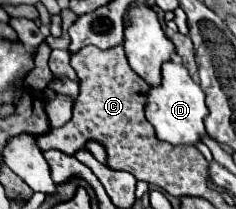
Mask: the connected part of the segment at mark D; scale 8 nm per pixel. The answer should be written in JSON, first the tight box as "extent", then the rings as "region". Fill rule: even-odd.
{"extent":[145,62,209,146],"region":[[[165,62],[163,64],[163,82],[159,88],[151,88],[149,100],[145,106],[145,116],[153,124],[157,138],[173,144],[173,146],[195,146],[201,142],[205,134],[205,116],[209,114],[205,106],[205,96],[197,82],[189,76],[183,64]]]}

